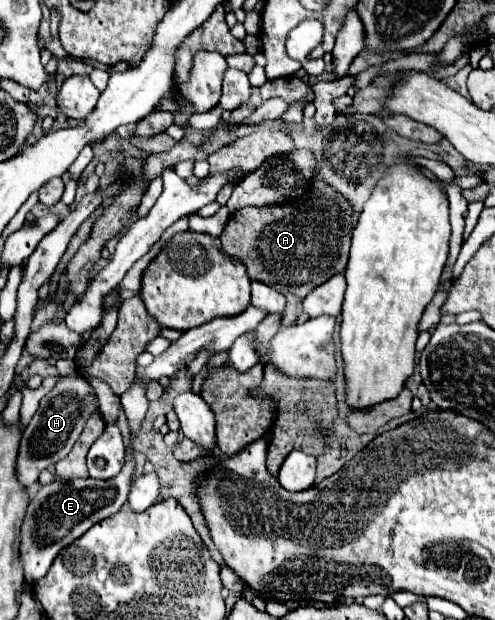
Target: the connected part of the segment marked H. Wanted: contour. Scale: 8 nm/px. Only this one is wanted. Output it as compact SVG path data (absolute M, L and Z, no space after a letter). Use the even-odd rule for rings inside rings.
M80 375L62 377L54 385L54 389L40 401L40 409L34 413L20 441L20 453L18 453L20 483L24 487L36 483L42 469L48 469L52 463L58 463L60 459L64 459L72 451L74 443L78 441L88 417L94 415L98 409L100 409L98 397L94 395L94 389L84 377ZM48 451L56 451L56 457L50 457Z

